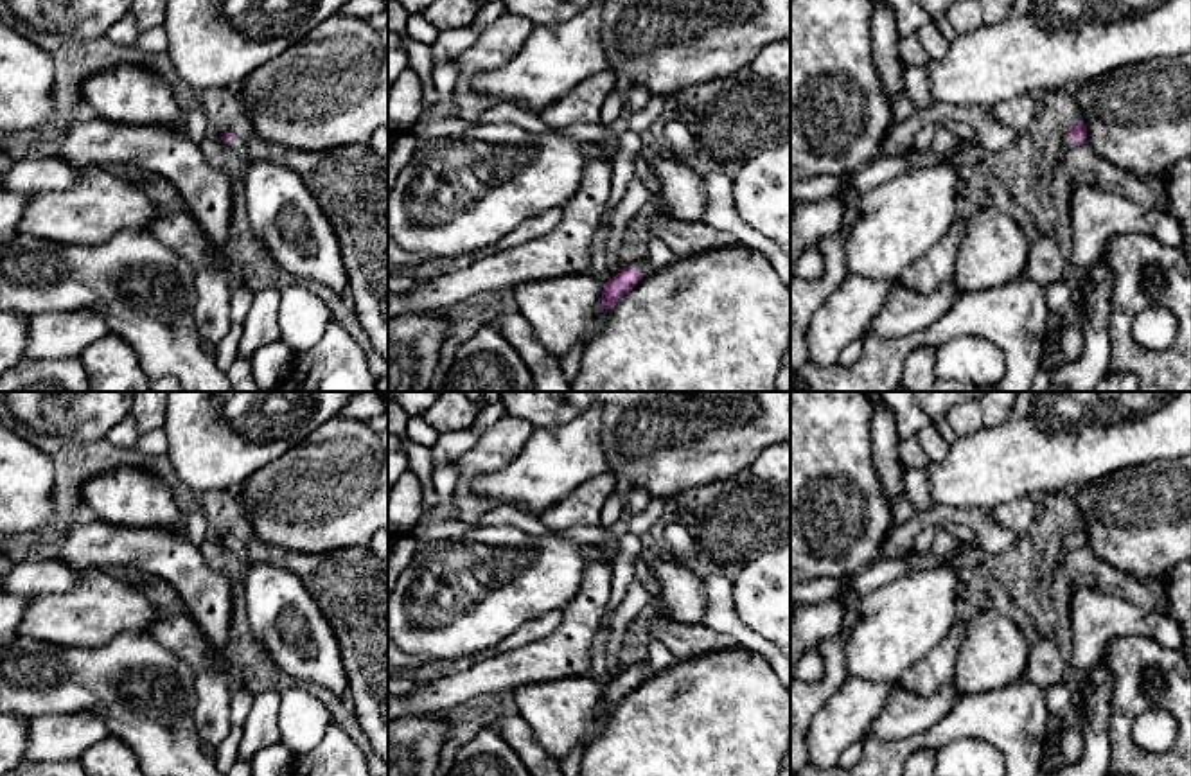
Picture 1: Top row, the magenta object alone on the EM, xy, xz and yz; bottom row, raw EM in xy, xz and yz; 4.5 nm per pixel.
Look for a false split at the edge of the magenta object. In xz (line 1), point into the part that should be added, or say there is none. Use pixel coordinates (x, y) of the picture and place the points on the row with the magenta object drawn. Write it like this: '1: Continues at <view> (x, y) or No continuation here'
1: Continues at xz (642, 266)

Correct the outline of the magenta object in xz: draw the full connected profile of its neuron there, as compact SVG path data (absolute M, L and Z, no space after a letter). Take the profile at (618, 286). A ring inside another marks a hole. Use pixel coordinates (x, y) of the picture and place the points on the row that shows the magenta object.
M638 260L632 266L623 268L616 277L604 282L602 307L613 309L622 296L625 296L648 271L647 260Z

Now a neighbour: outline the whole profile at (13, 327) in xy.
M0 311L0 377L25 359L29 316Z

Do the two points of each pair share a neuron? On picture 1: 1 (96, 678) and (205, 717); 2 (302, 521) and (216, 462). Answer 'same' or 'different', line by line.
1: different
2: different

